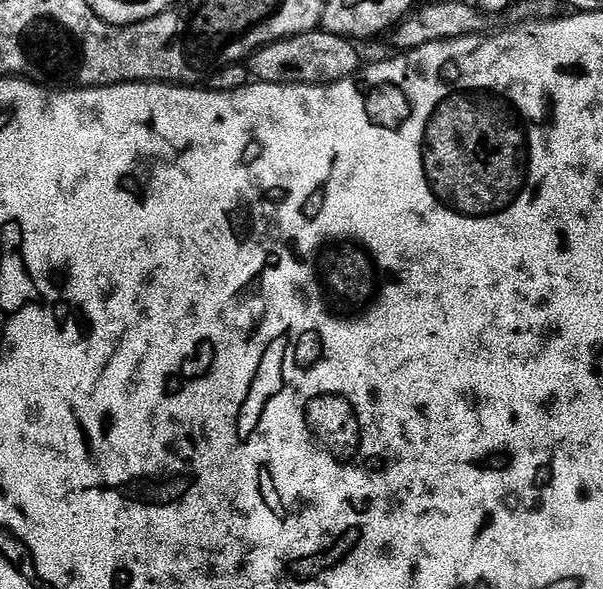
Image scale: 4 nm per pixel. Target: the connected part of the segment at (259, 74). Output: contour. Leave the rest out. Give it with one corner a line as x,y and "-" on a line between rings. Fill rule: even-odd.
317,30
291,36
285,40
275,40
274,43
267,44
265,48
259,48
251,53
246,67
262,84
333,84
339,80
351,80
361,71
360,52
355,47
357,45
345,36

